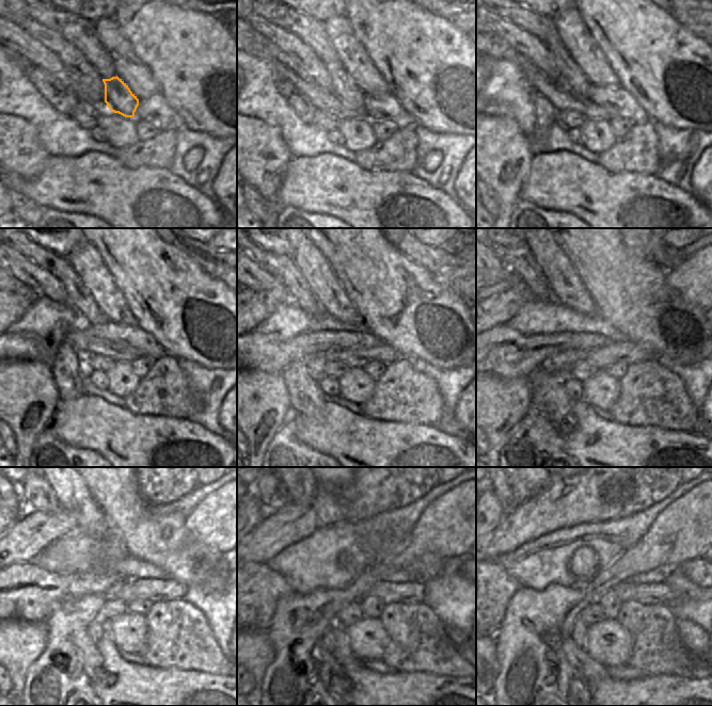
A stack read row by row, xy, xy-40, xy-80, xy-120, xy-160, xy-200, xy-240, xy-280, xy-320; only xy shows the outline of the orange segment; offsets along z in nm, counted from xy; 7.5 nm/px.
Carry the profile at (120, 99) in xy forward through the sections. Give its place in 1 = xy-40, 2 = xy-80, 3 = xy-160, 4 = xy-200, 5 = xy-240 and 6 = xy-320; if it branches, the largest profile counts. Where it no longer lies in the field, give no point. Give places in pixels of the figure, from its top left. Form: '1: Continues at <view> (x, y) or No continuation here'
1: Continues at xy-40 (342, 83)
2: Continues at xy-80 (572, 78)
3: Continues at xy-160 (285, 267)
4: Continues at xy-200 (519, 260)
5: Continues at xy-240 (36, 494)
6: Continues at xy-320 (502, 490).

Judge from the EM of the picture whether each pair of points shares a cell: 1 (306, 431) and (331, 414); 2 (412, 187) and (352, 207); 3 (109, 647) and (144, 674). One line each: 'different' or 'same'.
1: same
2: same
3: same

